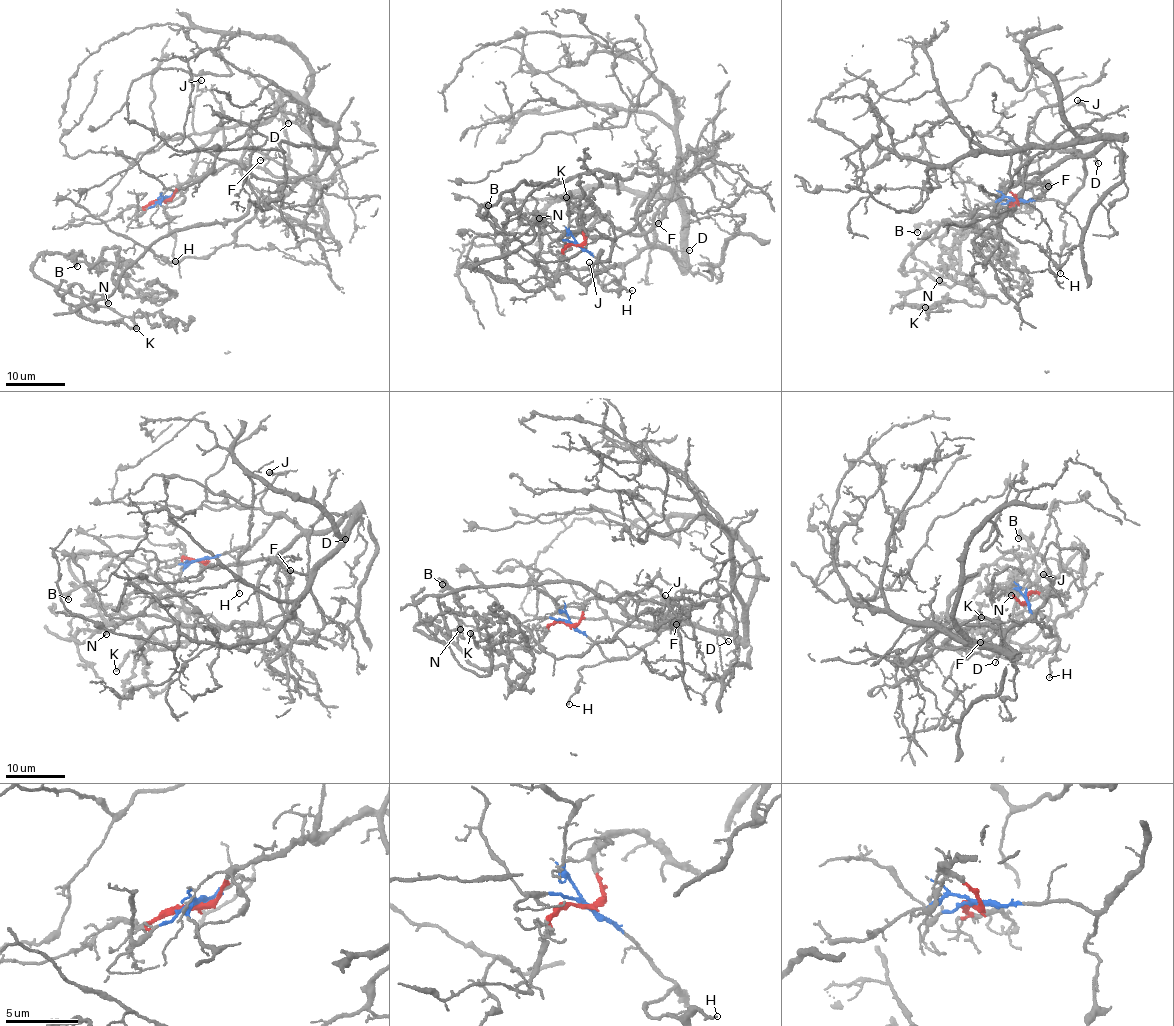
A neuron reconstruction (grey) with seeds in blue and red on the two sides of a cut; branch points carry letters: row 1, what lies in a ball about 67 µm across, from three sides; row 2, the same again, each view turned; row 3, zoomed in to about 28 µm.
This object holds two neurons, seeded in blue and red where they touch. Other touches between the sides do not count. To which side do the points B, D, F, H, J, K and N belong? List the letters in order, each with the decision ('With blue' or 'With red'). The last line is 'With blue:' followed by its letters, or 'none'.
B: With red
D: With blue
F: With red
H: With blue
J: With blue
K: With red
N: With red
With blue: D, H, J

